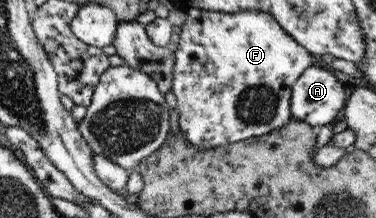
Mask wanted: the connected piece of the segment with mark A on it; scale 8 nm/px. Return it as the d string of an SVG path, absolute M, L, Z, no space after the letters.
M312 66L306 69L306 72L302 73L291 87L291 117L305 121L316 130L326 123L335 122L346 103L345 81L345 78L326 66Z

